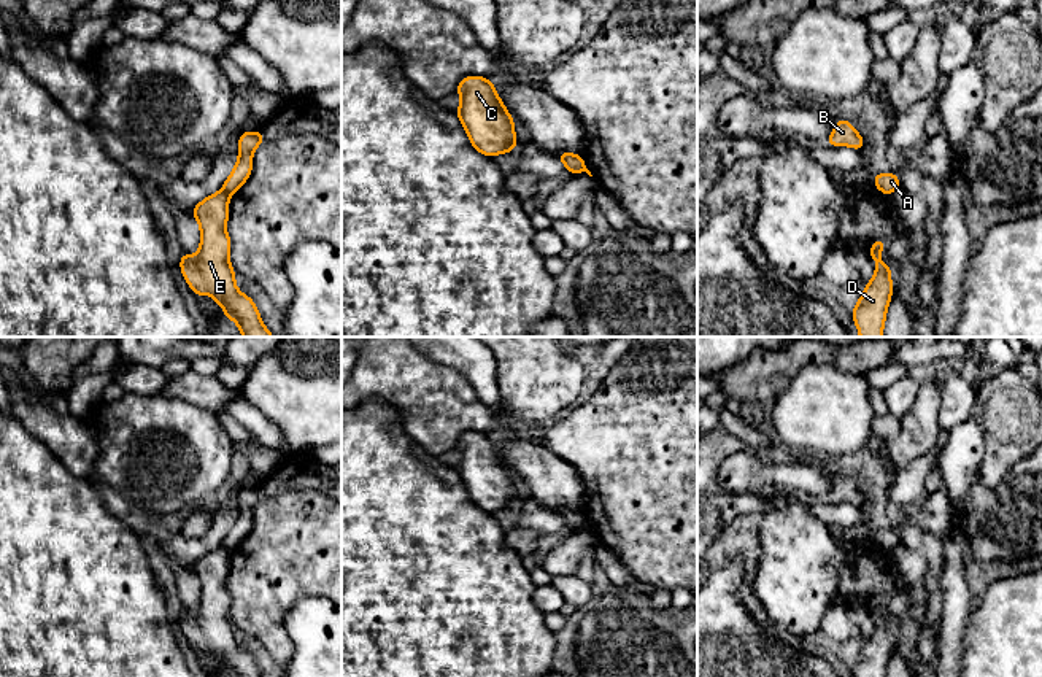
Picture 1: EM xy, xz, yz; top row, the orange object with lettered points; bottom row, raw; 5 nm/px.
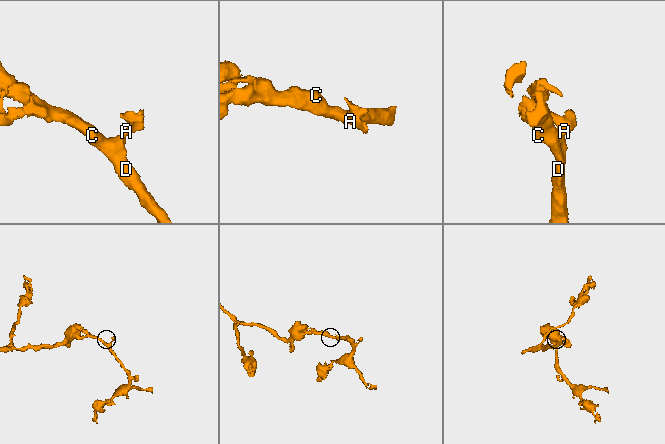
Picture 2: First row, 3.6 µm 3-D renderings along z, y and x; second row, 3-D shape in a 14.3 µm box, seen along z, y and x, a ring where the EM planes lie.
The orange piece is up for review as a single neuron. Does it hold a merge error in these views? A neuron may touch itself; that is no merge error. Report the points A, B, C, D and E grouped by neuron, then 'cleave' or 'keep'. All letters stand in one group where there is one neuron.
groups A B / C D E; cleave

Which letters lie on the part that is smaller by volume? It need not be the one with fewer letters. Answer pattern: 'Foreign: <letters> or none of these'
Foreign: A, B

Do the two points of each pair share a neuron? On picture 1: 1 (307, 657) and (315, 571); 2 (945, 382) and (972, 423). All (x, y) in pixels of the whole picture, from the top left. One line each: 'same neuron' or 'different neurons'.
1: different neurons
2: different neurons

